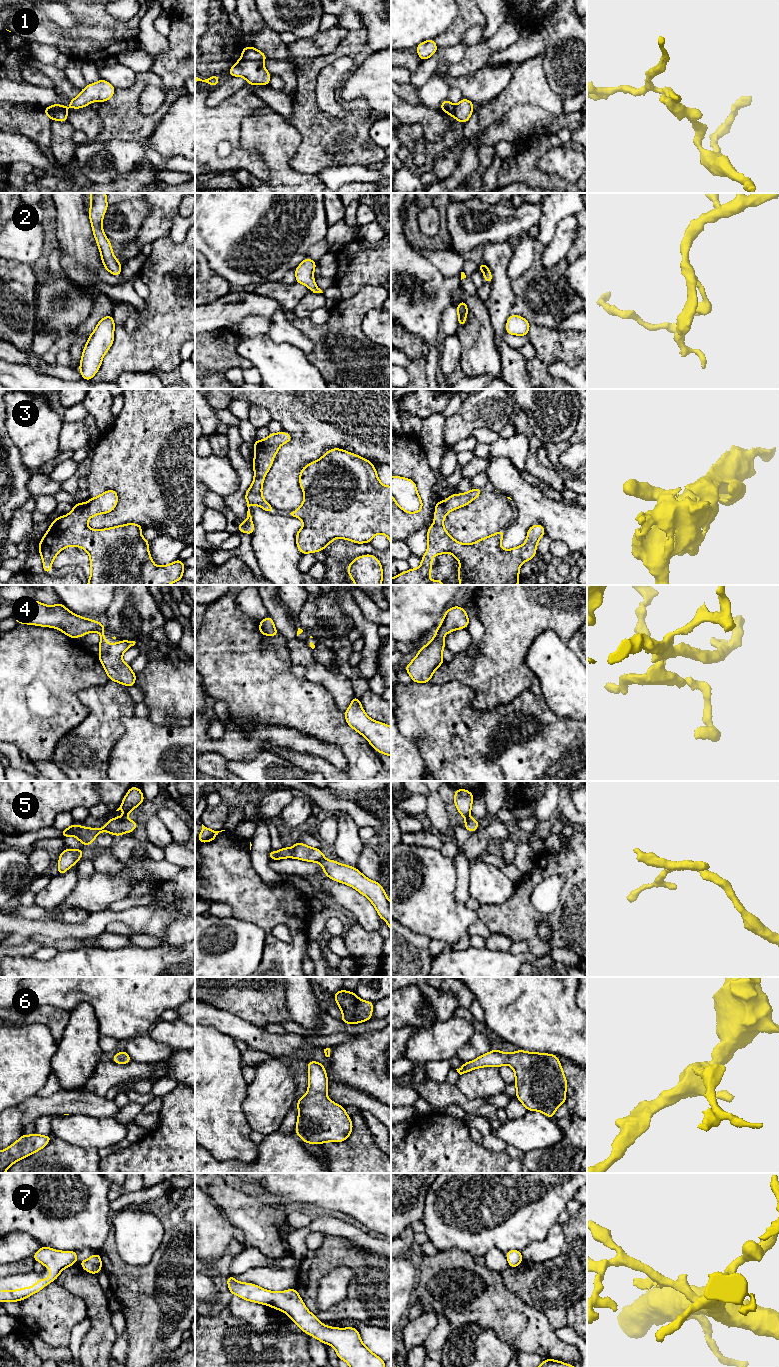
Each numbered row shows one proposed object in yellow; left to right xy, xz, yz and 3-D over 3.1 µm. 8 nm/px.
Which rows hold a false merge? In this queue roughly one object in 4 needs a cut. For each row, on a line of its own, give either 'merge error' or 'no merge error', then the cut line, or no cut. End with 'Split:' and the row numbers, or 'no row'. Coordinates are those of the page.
1: merge error; cut xz (240, 58), (262, 61)
2: no merge error; cut none
3: no merge error; cut none
4: no merge error; cut none
5: no merge error; cut none
6: no merge error; cut none
7: no merge error; cut none
Split: 1

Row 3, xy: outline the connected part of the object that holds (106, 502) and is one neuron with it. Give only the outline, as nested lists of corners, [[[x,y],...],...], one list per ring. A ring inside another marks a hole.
[[[110,489],[99,495],[90,498],[86,503],[77,503],[73,506],[72,511],[65,516],[59,516],[51,524],[44,537],[39,542],[39,554],[43,560],[44,573],[50,574],[52,563],[57,554],[69,546],[77,546],[84,549],[90,556],[91,575],[87,585],[168,585],[183,579],[185,566],[181,559],[164,566],[156,566],[148,551],[149,541],[141,536],[143,528],[140,524],[128,523],[120,526],[110,527],[107,529],[93,530],[88,527],[87,521],[98,514],[112,512],[118,502],[118,494],[115,490]]]

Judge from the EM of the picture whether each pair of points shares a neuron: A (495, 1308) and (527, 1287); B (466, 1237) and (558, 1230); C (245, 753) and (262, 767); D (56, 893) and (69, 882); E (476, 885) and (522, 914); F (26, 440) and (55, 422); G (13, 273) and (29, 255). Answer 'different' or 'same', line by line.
A: different
B: different
C: different
D: same
E: different
F: same
G: different

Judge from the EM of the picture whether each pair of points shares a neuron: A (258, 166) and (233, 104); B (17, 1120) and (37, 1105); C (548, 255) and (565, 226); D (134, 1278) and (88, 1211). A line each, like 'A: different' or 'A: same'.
A: same
B: same
C: same
D: different

